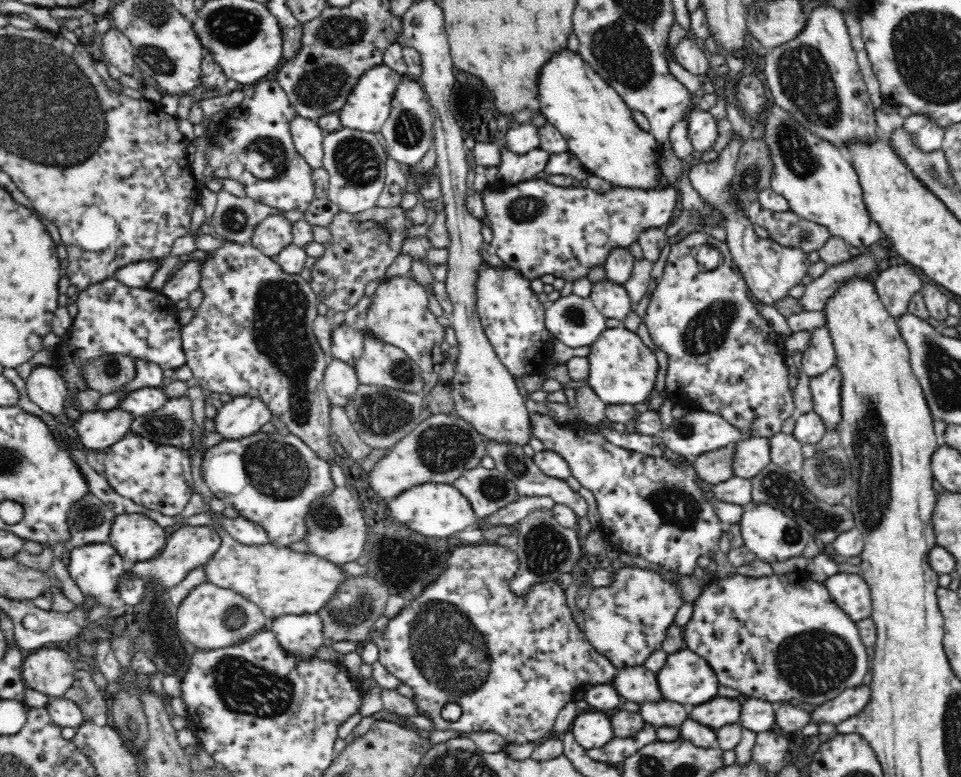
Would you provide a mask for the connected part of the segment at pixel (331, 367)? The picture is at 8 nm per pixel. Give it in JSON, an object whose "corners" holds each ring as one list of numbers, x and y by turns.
{"corners":[[336,359,328,363,323,376,323,389,333,406,346,406,354,398,358,386,355,367]]}

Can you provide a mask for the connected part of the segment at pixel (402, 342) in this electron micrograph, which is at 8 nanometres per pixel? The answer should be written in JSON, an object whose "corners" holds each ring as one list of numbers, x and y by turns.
{"corners":[[394,276,380,281,370,299,366,328,362,331,364,336,398,347,408,358,416,361,421,368,423,394,426,394,440,380,438,376,446,355,440,348,446,338,446,328,428,308,428,292,410,276]]}

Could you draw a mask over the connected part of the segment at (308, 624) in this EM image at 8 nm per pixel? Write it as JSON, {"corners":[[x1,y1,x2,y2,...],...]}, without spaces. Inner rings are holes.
{"corners":[[319,614,285,615,280,619,269,621,269,629,276,635,278,644,288,653,288,656,298,660,310,660,315,658,318,648,324,646,323,622]]}

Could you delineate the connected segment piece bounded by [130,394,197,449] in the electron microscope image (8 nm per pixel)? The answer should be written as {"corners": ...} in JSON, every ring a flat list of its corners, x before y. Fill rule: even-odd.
{"corners":[[188,394,170,399,160,410,135,417,130,431,144,438,172,444,190,449,192,447,192,432,197,427,192,417,192,400]]}

